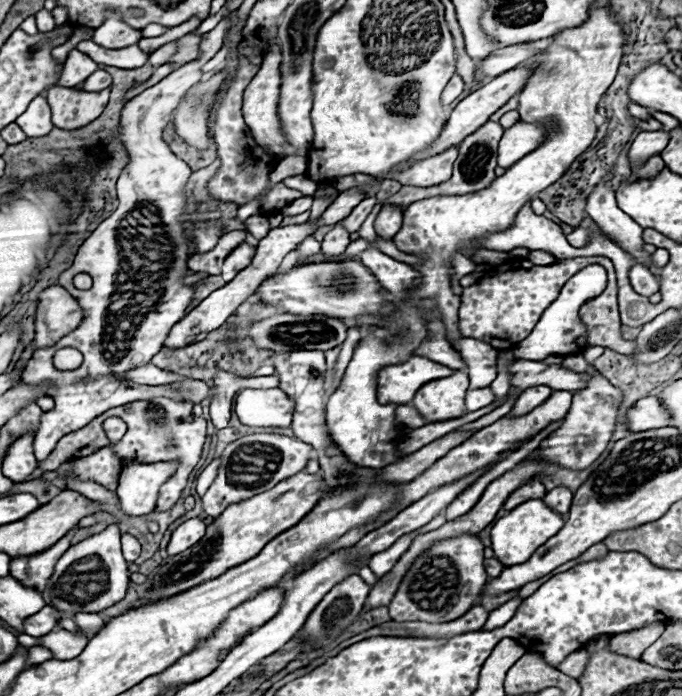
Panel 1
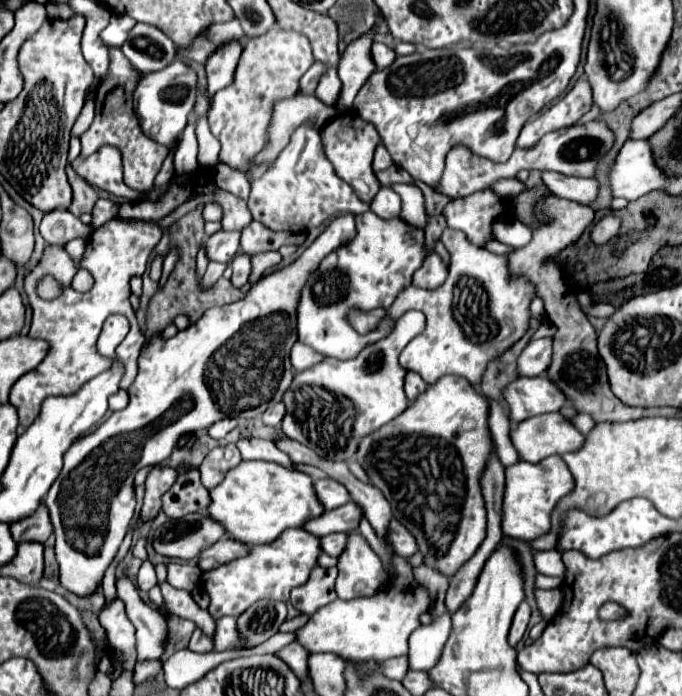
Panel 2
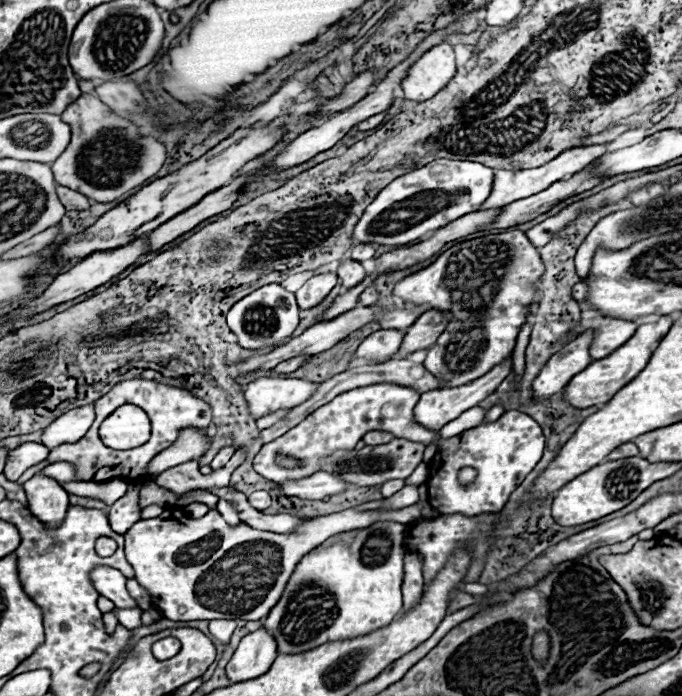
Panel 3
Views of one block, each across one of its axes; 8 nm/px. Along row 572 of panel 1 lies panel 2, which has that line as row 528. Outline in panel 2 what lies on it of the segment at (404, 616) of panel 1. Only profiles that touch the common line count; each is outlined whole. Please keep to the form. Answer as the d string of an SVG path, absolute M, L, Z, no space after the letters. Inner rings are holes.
M442 376L436 384L428 386L418 398L386 426L360 440L356 460L392 506L392 516L410 530L416 538L418 552L424 556L424 566L452 578L464 562L468 562L482 540L486 538L486 510L478 482L486 450L490 450L488 430L488 402L486 398L460 376Z

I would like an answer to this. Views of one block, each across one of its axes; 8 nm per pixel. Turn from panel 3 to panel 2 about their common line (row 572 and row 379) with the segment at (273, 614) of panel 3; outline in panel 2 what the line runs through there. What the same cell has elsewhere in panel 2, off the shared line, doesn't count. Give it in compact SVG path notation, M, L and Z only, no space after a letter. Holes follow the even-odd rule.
M410 310L396 322L396 328L386 338L366 346L358 358L344 362L324 358L316 366L296 372L282 398L286 406L286 416L282 420L284 434L310 446L322 458L354 458L358 442L366 434L378 430L406 410L408 400L402 388L406 370L398 364L398 356L402 348L424 330L424 322L422 312Z

